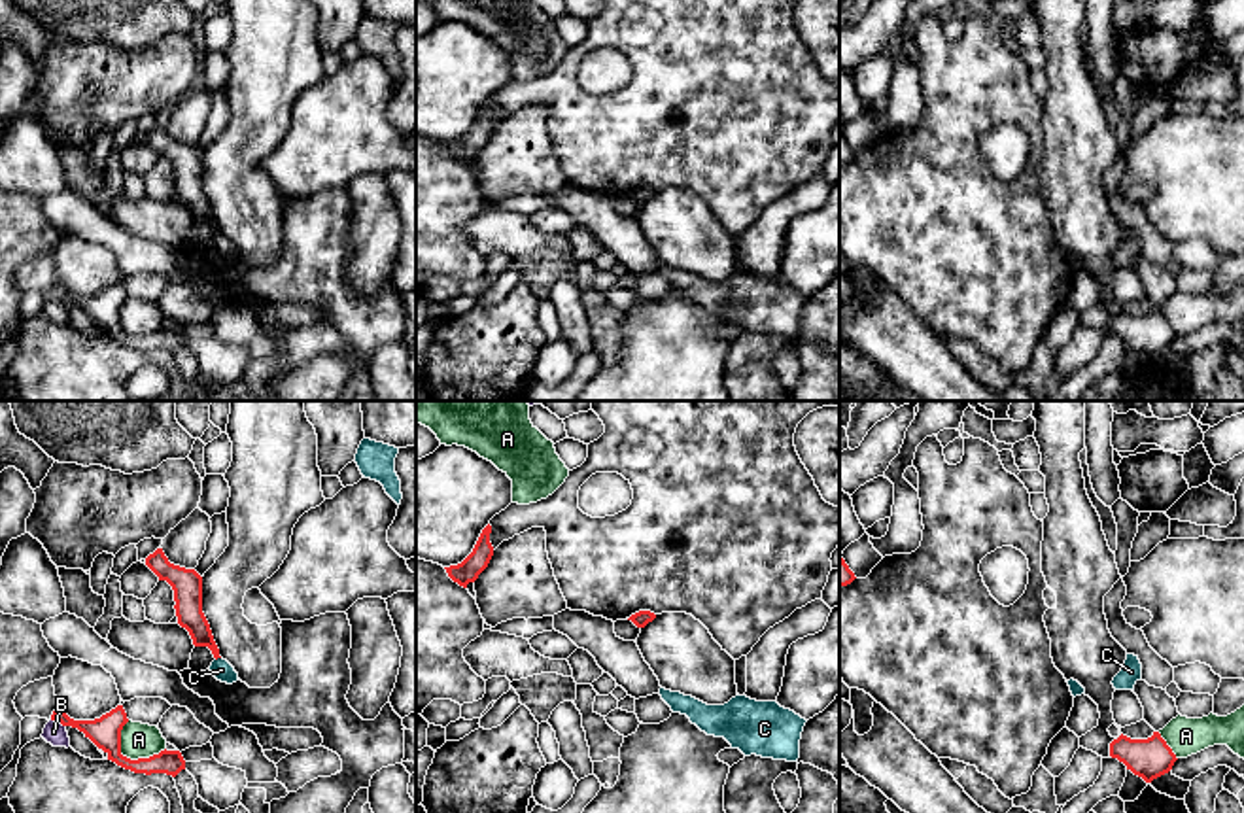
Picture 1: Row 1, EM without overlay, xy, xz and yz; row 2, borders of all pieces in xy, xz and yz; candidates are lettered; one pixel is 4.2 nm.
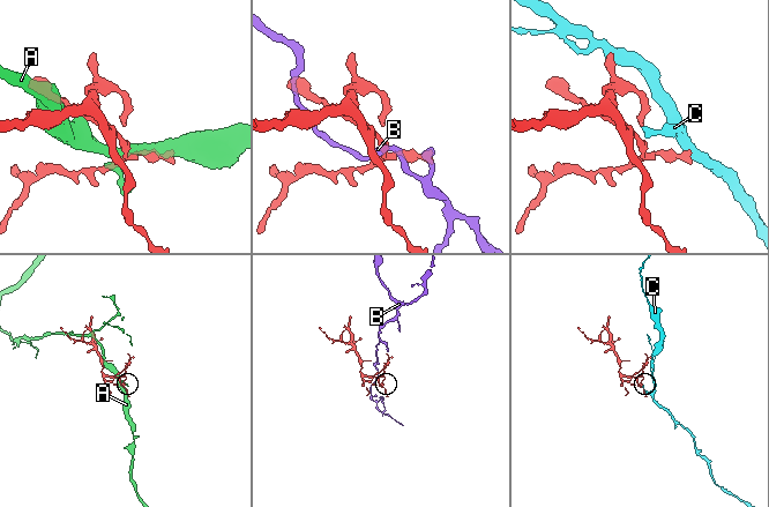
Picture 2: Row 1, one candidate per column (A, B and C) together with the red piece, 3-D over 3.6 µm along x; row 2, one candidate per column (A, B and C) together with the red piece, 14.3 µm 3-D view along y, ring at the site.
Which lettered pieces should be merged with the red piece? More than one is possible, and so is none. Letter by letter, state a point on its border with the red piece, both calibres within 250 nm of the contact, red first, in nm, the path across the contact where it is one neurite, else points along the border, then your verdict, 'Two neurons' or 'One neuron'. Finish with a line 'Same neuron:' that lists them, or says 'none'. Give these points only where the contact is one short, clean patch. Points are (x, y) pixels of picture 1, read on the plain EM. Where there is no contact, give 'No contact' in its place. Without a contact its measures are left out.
A: Touches red at xy (133, 337). Thickness 140 nm (red) against 150 nm. Two neurons
B: Touches red at xy (59, 297). Thickness 140 nm (red) against 90 nm. Boundary: xy (51, 295), (65, 303). Two neurons
C: Touches red at xy (218, 233). Thickness 110 nm (red) against 90 nm. Boundary: xy (220, 233), (216, 237). Two neurons
Same neuron: none

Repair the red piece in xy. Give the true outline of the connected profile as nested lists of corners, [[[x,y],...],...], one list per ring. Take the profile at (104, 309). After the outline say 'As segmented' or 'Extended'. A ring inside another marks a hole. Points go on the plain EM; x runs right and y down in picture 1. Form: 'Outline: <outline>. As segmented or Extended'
Outline: [[[117,282],[110,289],[95,297],[74,297],[62,285],[55,285],[51,297],[60,299],[62,303],[78,304],[85,310],[98,325],[108,331],[108,337],[117,342],[130,346],[134,350],[166,350],[176,354],[185,346],[185,337],[180,327],[161,327],[149,335],[130,337],[121,331],[121,306],[129,299],[123,282]]]. As segmented

